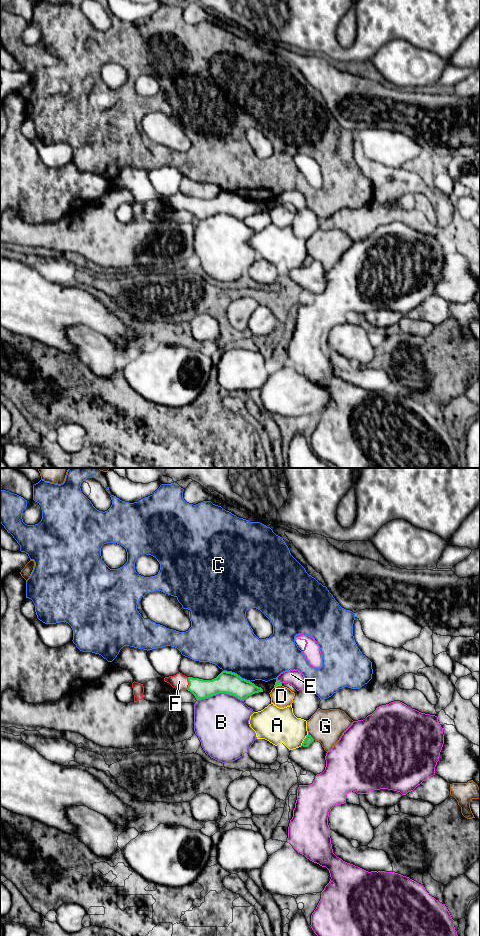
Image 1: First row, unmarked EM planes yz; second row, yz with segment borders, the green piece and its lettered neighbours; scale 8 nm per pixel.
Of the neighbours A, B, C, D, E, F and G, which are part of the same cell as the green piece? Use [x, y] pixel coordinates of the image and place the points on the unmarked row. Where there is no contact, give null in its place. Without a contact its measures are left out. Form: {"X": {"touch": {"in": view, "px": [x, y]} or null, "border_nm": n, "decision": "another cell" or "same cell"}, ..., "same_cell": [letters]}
{"A": {"touch": {"in": "yz", "px": [304, 260]}, "border_nm": 110, "decision": "another cell"}, "B": {"touch": {"in": "yz", "px": [220, 212]}, "border_nm": 380, "decision": "another cell"}, "C": {"touch": {"in": "yz", "px": [236, 194]}, "border_nm": 240, "decision": "another cell"}, "D": {"touch": {"in": "yz", "px": [277, 205]}, "border_nm": 70, "decision": "another cell"}, "E": {"touch": {"in": "yz", "px": [279, 201]}, "border_nm": 50, "decision": "another cell"}, "F": {"touch": {"in": "yz", "px": [189, 203]}, "border_nm": 110, "decision": "same cell"}, "G": {"touch": {"in": "yz", "px": [311, 257]}, "border_nm": 80, "decision": "another cell"}, "same_cell": ["F"]}

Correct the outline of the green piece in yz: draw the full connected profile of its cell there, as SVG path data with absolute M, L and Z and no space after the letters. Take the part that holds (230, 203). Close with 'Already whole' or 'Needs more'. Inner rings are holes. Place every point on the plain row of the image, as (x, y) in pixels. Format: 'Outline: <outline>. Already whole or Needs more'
Outline: M222 191L212 200L187 197L179 192L174 196L165 197L164 201L176 210L190 211L196 220L205 219L219 213L226 213L244 221L250 215L263 212L261 207L242 199L235 193L227 191Z. Needs more

